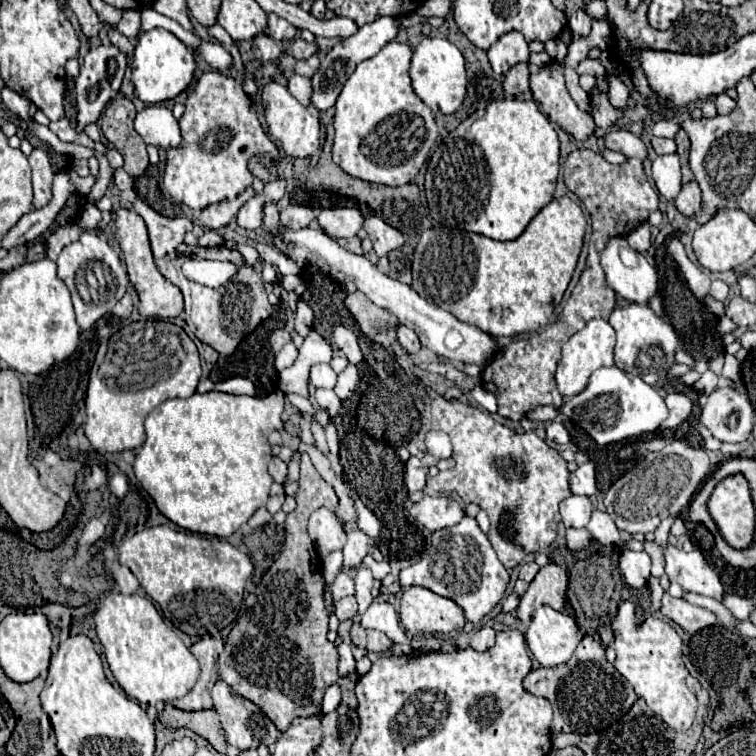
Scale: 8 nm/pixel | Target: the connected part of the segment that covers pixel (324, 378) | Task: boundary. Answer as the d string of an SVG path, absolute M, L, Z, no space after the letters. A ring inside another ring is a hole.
M319 363L311 367L311 383L315 387L327 387L333 389L337 381L337 373L327 365L327 363Z

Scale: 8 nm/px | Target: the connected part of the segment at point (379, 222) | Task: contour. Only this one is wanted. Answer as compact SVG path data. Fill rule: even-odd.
M375 215L367 217L365 225L369 229L369 239L373 241L373 249L379 257L387 255L393 249L399 249L405 243L405 235L399 229L387 225L383 219L379 219Z

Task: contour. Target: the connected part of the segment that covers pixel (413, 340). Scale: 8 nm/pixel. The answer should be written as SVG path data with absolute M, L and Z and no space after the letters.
M397 325L397 341L399 341L409 353L417 353L419 347L421 347L415 331L411 331L411 329L405 327L405 325Z

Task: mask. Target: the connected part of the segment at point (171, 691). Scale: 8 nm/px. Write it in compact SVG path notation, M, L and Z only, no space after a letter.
M109 593L95 613L95 625L113 677L127 697L135 699L147 711L150 720L157 719L157 703L179 699L195 685L199 677L199 661L145 595Z

